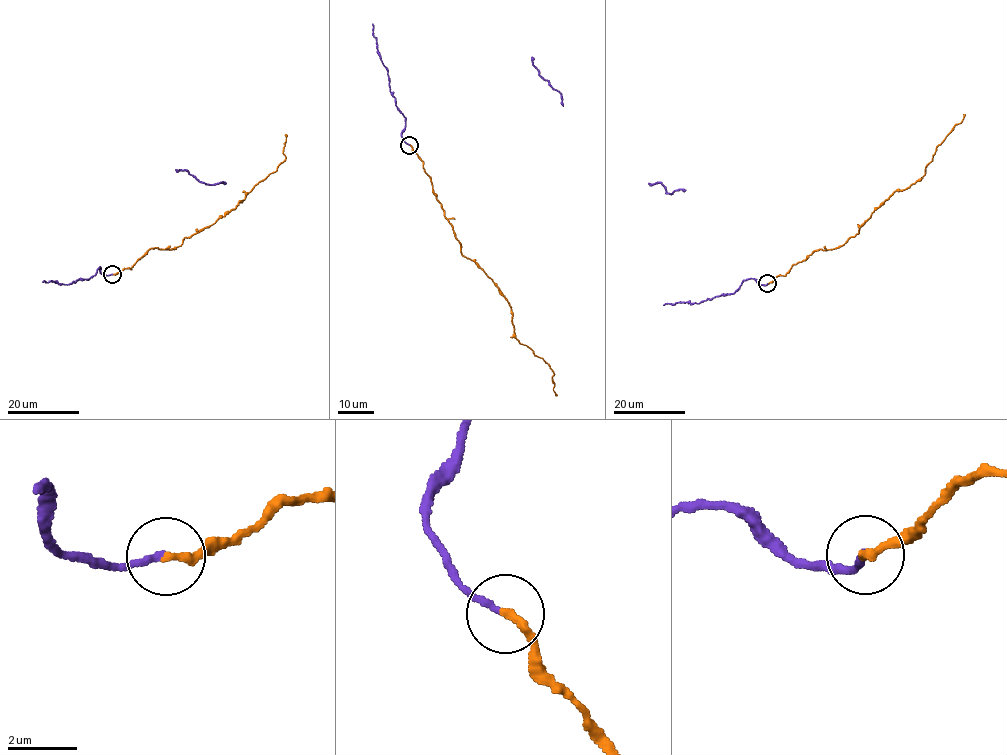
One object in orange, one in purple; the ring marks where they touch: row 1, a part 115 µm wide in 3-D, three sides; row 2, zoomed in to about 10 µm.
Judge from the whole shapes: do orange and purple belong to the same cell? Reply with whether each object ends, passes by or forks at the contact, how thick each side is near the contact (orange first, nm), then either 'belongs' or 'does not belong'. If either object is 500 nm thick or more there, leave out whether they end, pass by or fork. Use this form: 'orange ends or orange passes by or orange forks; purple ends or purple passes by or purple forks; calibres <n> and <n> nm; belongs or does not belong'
orange ends; purple ends; calibres 240 and 180 nm; belongs

